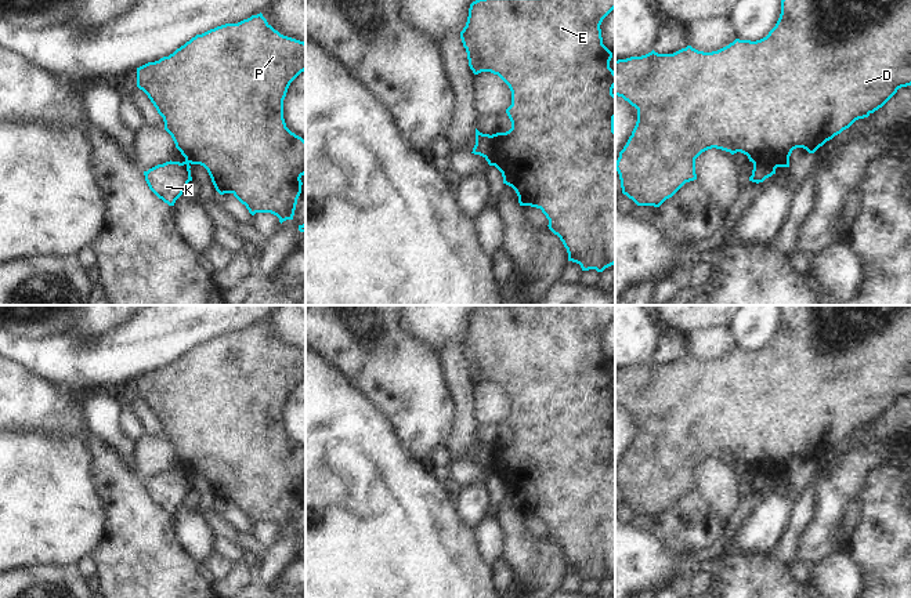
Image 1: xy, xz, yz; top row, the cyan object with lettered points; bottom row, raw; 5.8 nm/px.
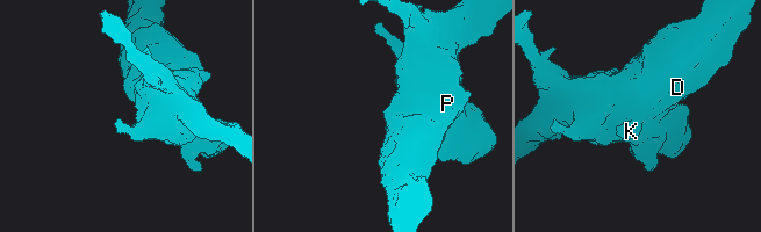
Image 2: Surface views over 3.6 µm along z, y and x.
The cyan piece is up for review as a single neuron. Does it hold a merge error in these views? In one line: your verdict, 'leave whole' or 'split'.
split

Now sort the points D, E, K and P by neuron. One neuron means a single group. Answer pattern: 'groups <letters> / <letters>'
groups D E P / K

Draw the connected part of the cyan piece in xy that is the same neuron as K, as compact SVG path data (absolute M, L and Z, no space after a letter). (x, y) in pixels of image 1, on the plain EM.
M170 470L144 481L144 485L149 499L165 512L174 515L188 492L192 490L189 478L187 470L182 472Z

